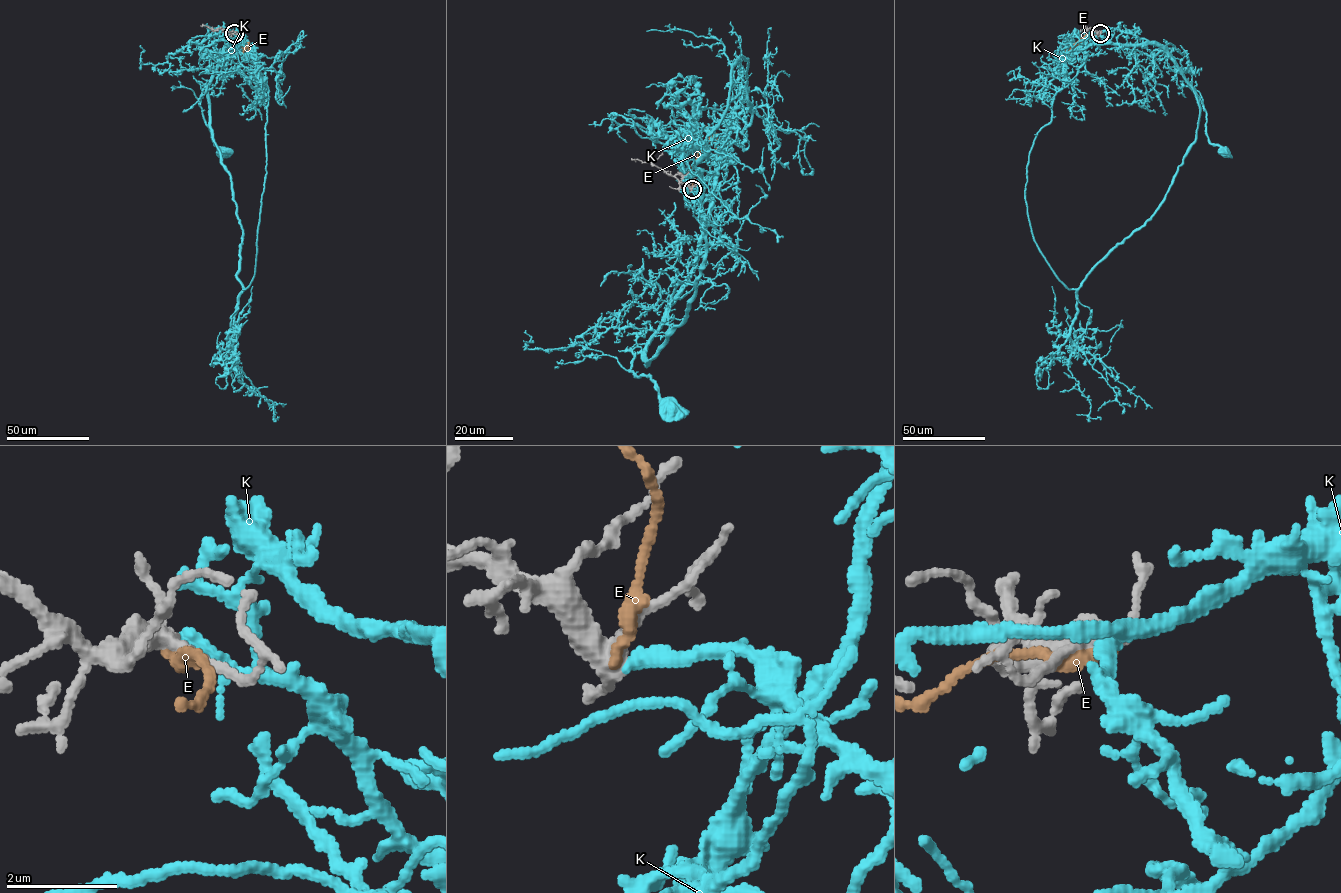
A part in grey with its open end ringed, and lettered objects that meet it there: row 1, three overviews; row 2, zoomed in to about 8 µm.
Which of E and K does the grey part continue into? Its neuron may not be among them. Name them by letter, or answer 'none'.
K

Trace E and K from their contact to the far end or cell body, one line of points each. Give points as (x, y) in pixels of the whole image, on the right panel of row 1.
E: (1099, 33), (1086, 35), (1069, 48), (1082, 42)
K: (1100, 33), (1105, 41), (1154, 44), (1164, 50), (1204, 108), (1208, 140), (1224, 151)

